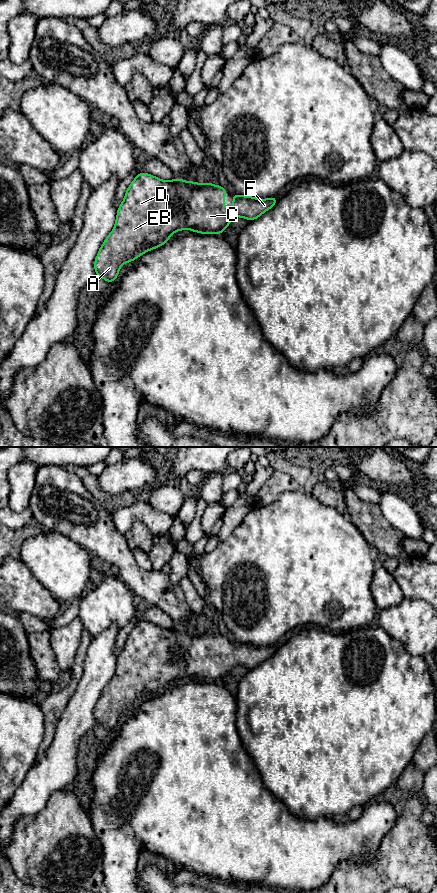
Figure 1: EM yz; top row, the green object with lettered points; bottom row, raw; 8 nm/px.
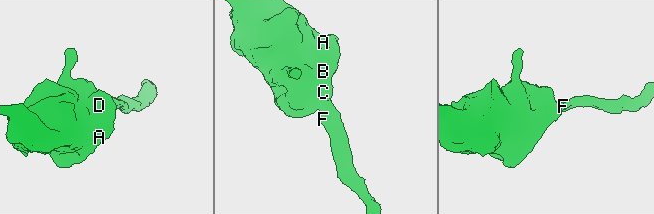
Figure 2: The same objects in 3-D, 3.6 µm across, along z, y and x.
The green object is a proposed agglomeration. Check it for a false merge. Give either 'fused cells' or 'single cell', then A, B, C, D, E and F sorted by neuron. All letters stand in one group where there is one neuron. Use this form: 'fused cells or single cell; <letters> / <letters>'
single cell; A B C D E F

